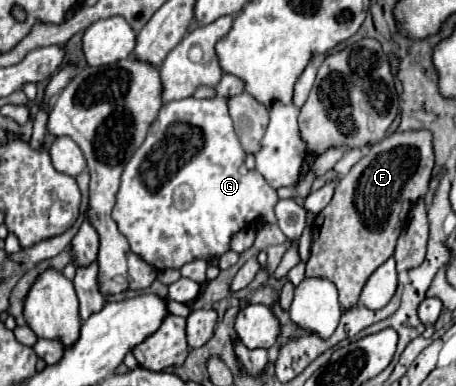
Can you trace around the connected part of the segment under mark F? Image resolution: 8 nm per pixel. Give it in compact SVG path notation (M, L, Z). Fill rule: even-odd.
M427 129L419 131L395 131L387 135L379 145L373 145L367 155L363 155L351 171L339 181L335 187L335 195L331 203L315 217L313 221L313 247L311 257L307 261L305 277L319 277L331 281L339 291L339 303L343 311L349 311L357 305L363 285L371 277L371 273L385 263L393 251L395 241L401 235L409 211L417 205L419 199L425 197L429 189L429 179L435 167L435 153L433 153L433 133Z

